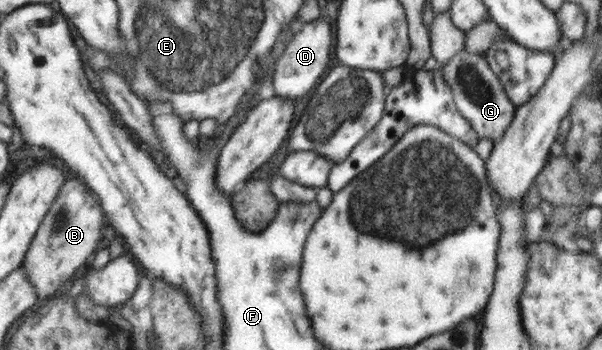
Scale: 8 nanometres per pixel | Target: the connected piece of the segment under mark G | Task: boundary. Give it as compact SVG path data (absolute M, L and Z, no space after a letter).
M463 47L456 56L450 56L450 60L438 65L438 68L443 72L443 79L454 94L455 107L460 116L471 124L479 137L491 140L492 143L502 138L503 132L514 119L516 106L507 97L503 85L491 71L491 67L484 57L478 56L474 52L466 52Z

